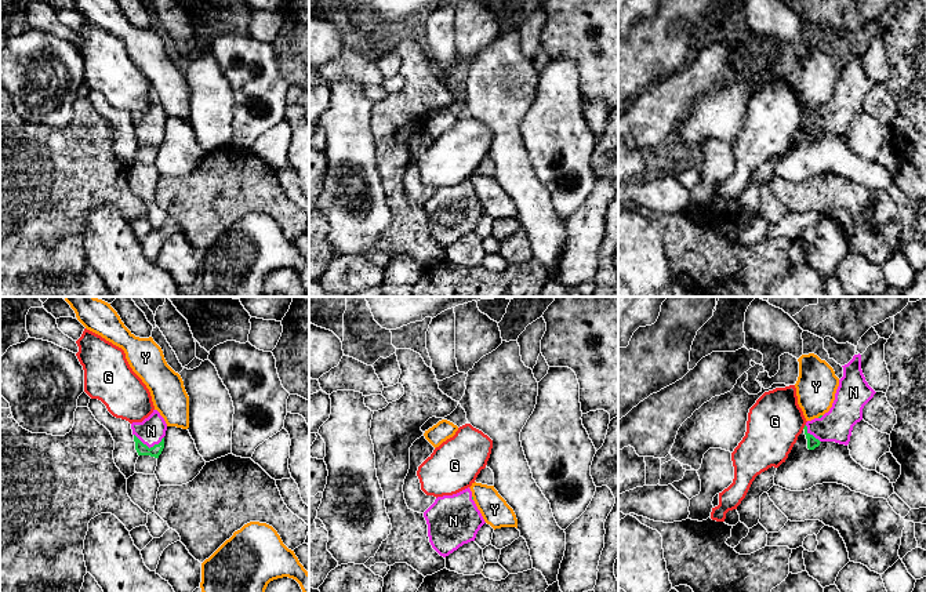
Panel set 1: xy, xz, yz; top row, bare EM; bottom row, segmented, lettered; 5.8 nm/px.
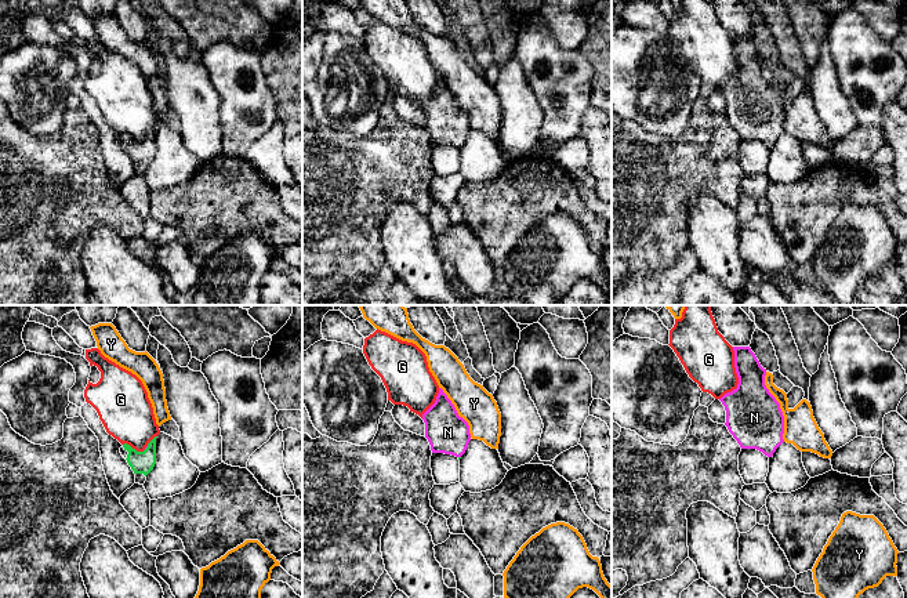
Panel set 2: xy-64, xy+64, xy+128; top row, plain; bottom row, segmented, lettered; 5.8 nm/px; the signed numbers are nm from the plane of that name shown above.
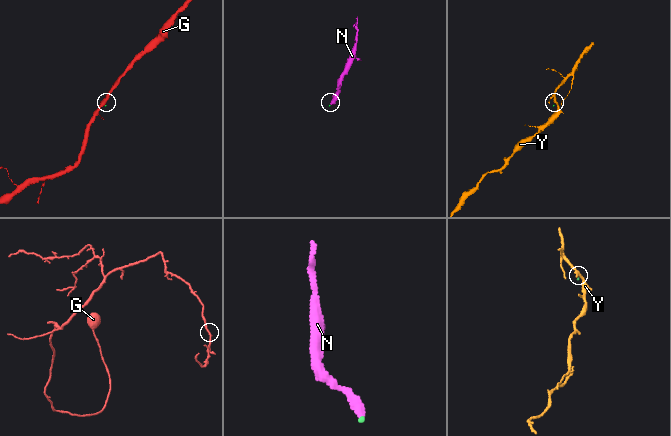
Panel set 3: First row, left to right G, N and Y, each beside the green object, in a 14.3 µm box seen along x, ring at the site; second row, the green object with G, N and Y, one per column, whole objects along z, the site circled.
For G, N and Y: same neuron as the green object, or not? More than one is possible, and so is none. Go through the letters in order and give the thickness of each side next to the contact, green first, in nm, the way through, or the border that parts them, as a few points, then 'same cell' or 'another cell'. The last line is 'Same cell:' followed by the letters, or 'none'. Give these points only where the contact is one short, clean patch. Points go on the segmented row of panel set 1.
G: 60 nm thick on the green side, 320 nm on the other; border along yz (805, 424), (802, 428); another cell
N: 70 nm thick on the green side, 160 nm on the other; runs through xy (141, 449), (148, 447), (151, 431); same cell
Y: 20 nm thick on the green side, 240 nm on the other; border along yz (821, 414), (817, 417); another cell
Same cell: N

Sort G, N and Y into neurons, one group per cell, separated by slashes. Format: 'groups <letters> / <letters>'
groups G / N / Y

